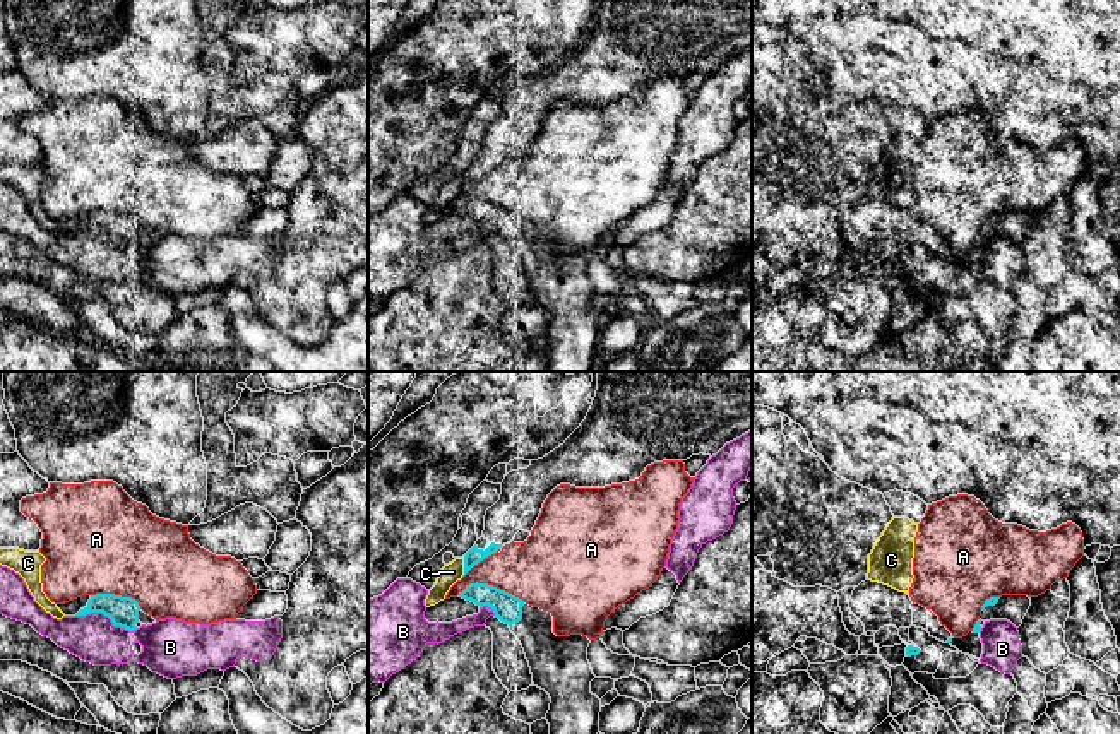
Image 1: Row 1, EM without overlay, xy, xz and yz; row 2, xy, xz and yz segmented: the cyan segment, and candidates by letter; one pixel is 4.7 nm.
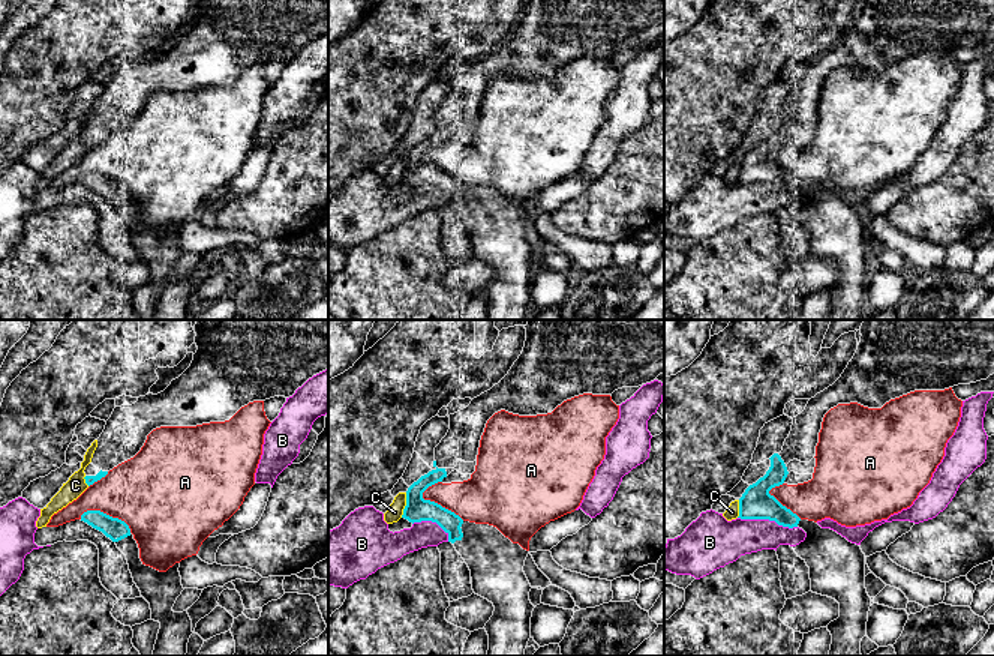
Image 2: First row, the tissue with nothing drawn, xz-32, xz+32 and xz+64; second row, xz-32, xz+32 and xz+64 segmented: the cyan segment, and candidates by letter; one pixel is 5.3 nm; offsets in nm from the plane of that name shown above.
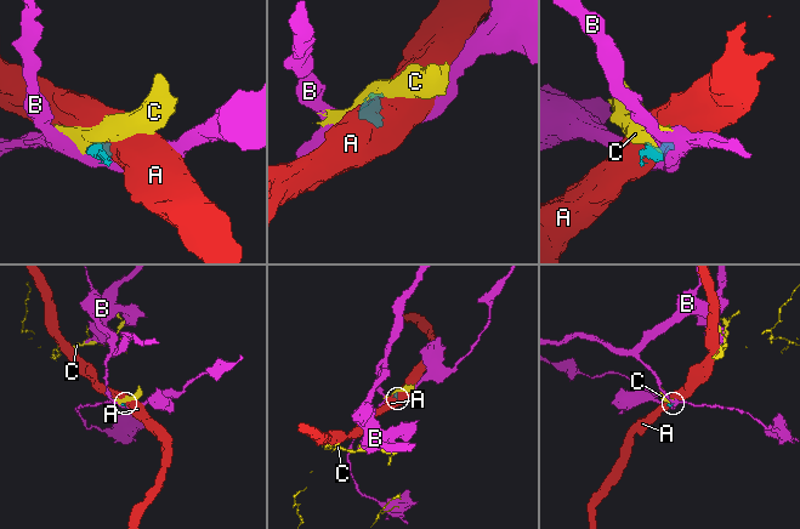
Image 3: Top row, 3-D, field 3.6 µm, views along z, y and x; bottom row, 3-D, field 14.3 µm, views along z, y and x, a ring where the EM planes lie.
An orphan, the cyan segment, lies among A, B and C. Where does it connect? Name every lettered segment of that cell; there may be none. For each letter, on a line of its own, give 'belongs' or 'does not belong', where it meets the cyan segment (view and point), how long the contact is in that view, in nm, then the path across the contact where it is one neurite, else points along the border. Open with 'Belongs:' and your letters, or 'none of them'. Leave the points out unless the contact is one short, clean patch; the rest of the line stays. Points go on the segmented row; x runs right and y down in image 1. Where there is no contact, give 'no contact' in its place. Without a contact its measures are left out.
Belongs: none of them
A: does not belong | xz (492, 586) | 320 nm | along xz (458, 592), (470, 584), (487, 582), (524, 601)
B: does not belong | xy (107, 615) | 300 nm | along xy (76, 615), (103, 613), (115, 625), (129, 630), (137, 628)
C: does not belong | xz (464, 567) | 100 nm | along xz (464, 556), (464, 572), (461, 575)

